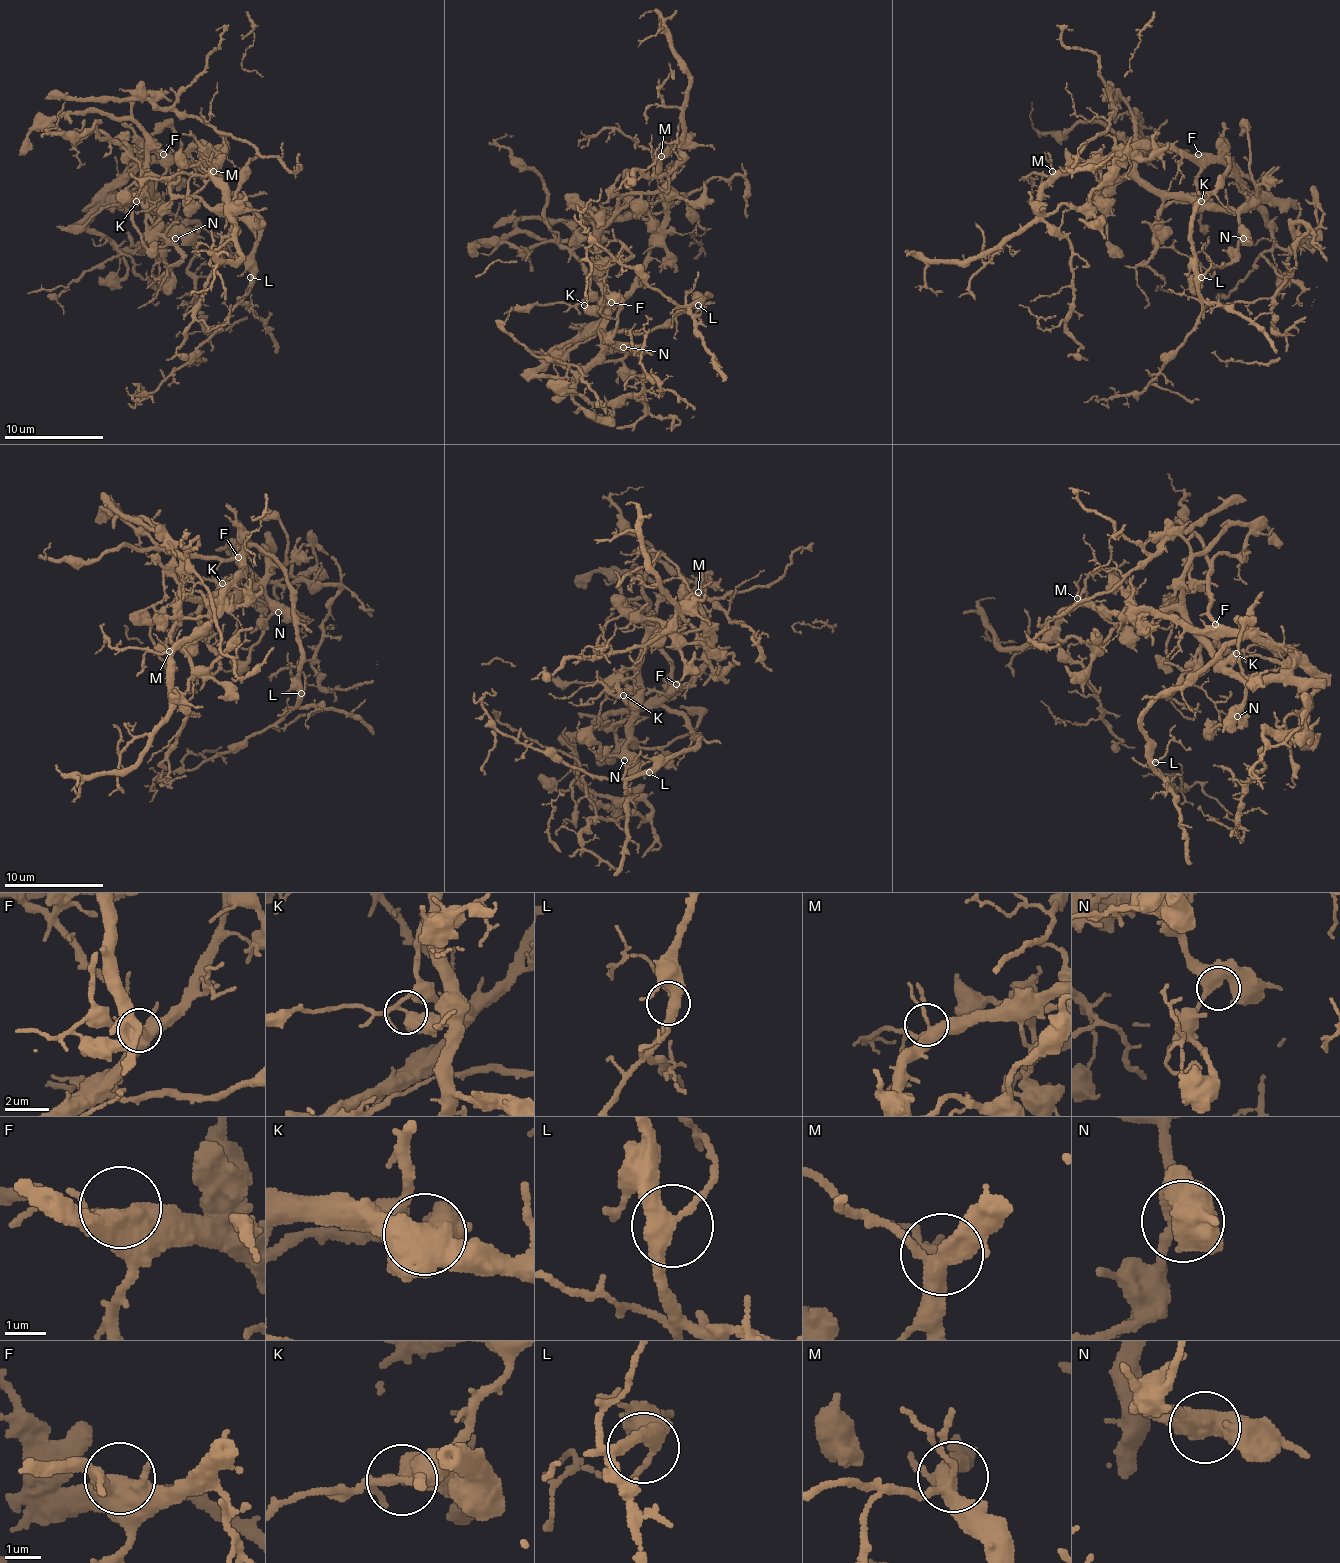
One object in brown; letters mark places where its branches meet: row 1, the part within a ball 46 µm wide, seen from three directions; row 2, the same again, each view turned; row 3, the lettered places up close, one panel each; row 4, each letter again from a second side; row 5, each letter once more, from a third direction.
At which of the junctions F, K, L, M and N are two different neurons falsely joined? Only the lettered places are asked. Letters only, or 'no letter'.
K

